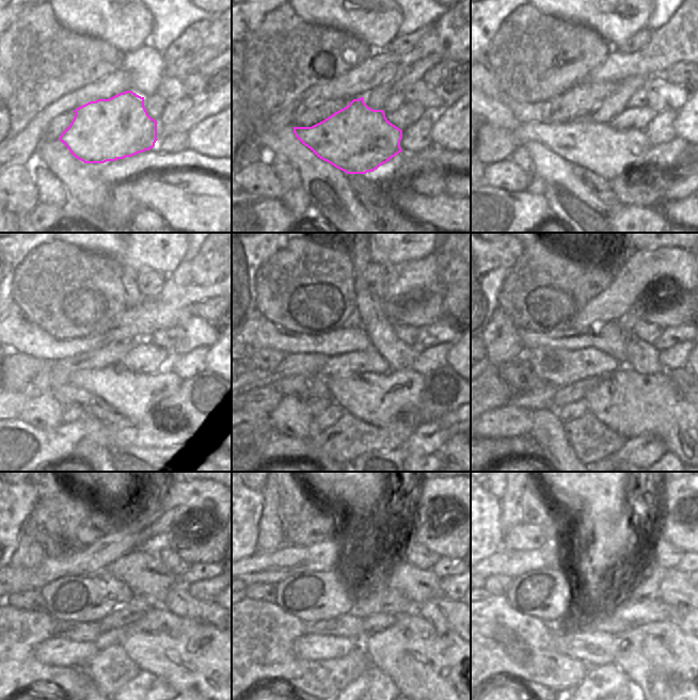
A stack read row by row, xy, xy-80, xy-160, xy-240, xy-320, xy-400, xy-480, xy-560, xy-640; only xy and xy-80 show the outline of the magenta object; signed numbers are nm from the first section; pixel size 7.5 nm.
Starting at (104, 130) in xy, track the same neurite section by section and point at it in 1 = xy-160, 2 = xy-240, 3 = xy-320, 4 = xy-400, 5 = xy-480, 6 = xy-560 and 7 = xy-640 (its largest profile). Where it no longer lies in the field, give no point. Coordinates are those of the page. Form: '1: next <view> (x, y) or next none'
1: next xy-160 (599, 147)
2: next xy-240 (133, 395)
3: next xy-320 (377, 399)
4: next xy-400 (631, 403)
5: next xy-480 (188, 654)
6: next xy-560 (427, 666)
7: next xy-640 (687, 681)

